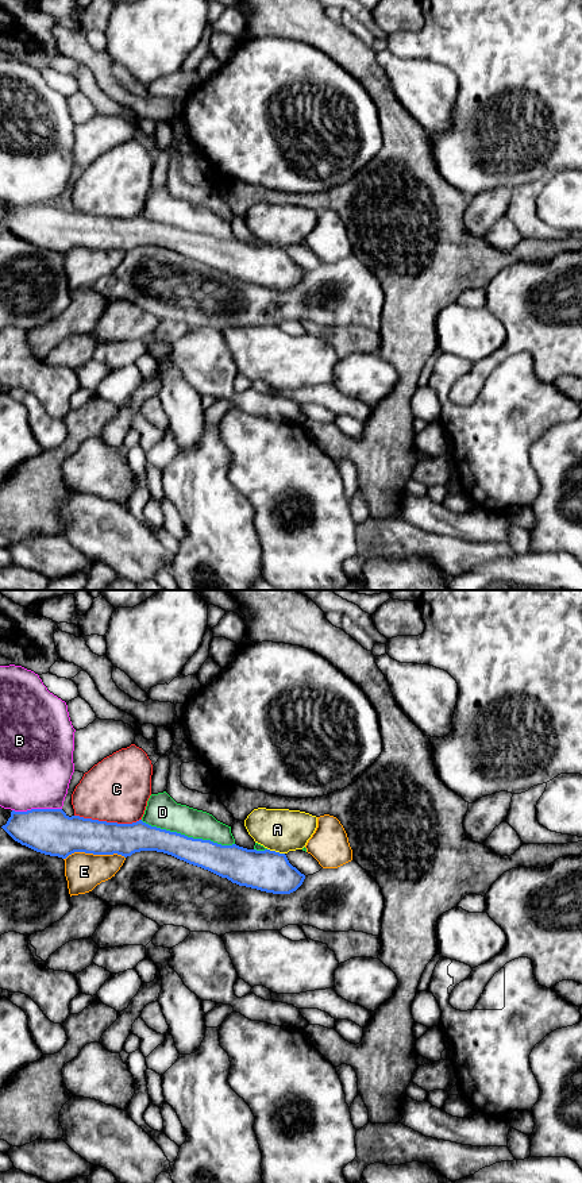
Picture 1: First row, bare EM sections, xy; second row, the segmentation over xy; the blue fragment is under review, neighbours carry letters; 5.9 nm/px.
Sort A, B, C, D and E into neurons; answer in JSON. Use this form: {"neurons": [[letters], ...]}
{"neurons": [["A"], ["B"], ["C"], ["D"], ["E"]]}

